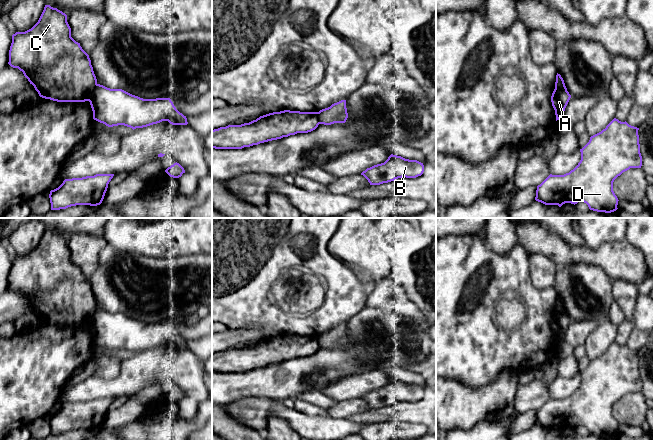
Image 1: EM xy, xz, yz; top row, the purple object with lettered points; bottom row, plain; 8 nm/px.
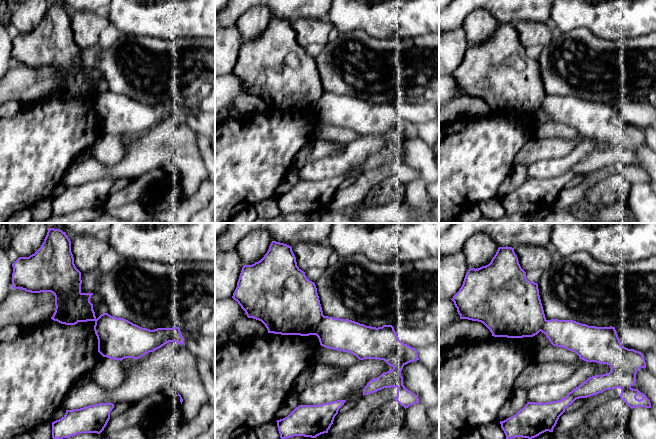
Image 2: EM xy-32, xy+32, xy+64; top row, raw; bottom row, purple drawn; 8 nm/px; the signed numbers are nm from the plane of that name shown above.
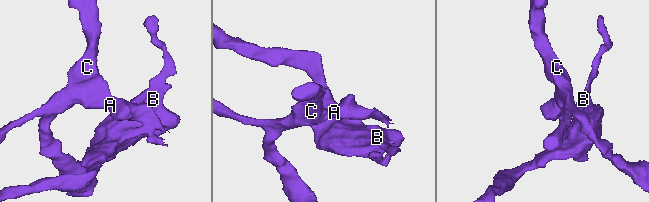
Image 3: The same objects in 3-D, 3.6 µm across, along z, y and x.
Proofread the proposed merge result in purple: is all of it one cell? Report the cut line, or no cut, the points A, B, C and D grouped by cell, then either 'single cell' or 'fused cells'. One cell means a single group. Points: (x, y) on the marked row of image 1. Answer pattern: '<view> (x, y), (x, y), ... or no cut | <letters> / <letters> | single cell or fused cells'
xy (97, 84), (88, 100) | A B D / C | fused cells

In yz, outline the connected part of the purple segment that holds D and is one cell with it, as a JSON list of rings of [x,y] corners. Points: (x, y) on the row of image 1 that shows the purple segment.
[[[614,118],[605,129],[590,137],[589,142],[580,149],[581,160],[569,173],[550,174],[537,186],[535,200],[545,205],[584,202],[590,210],[611,213],[616,211],[618,198],[613,191],[613,182],[630,168],[641,168],[642,156],[639,144],[639,128]]]

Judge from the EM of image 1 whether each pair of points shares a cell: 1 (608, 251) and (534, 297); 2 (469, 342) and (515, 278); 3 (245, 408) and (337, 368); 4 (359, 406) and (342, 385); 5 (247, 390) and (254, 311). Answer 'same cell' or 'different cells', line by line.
1: different cells
2: same cell
3: different cells
4: different cells
5: different cells

